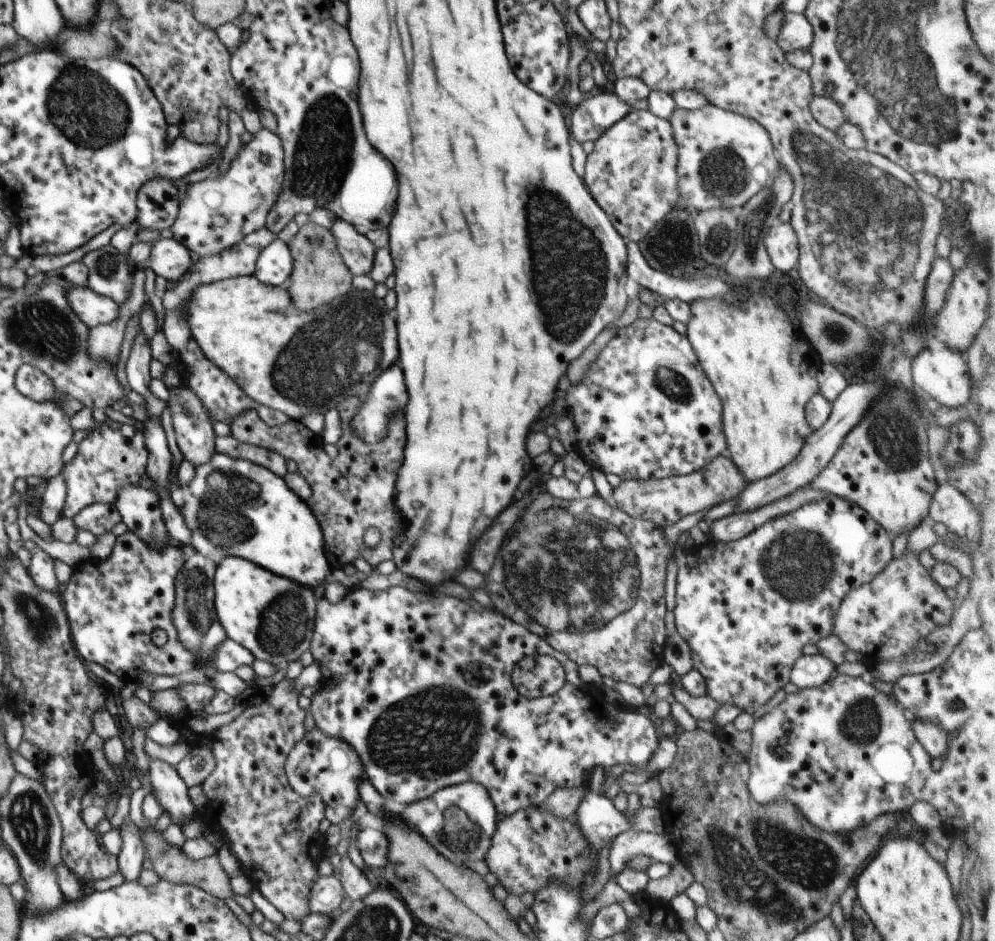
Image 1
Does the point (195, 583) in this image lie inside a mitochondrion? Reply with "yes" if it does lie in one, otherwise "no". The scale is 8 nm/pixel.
yes

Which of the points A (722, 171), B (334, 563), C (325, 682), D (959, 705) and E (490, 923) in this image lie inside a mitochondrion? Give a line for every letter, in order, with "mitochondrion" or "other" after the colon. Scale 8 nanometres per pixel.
A: mitochondrion
B: other
C: other
D: mitochondrion
E: other

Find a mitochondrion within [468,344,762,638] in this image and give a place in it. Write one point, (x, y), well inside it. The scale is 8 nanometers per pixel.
(675, 386)

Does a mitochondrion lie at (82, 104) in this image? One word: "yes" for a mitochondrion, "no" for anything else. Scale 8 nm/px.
yes

